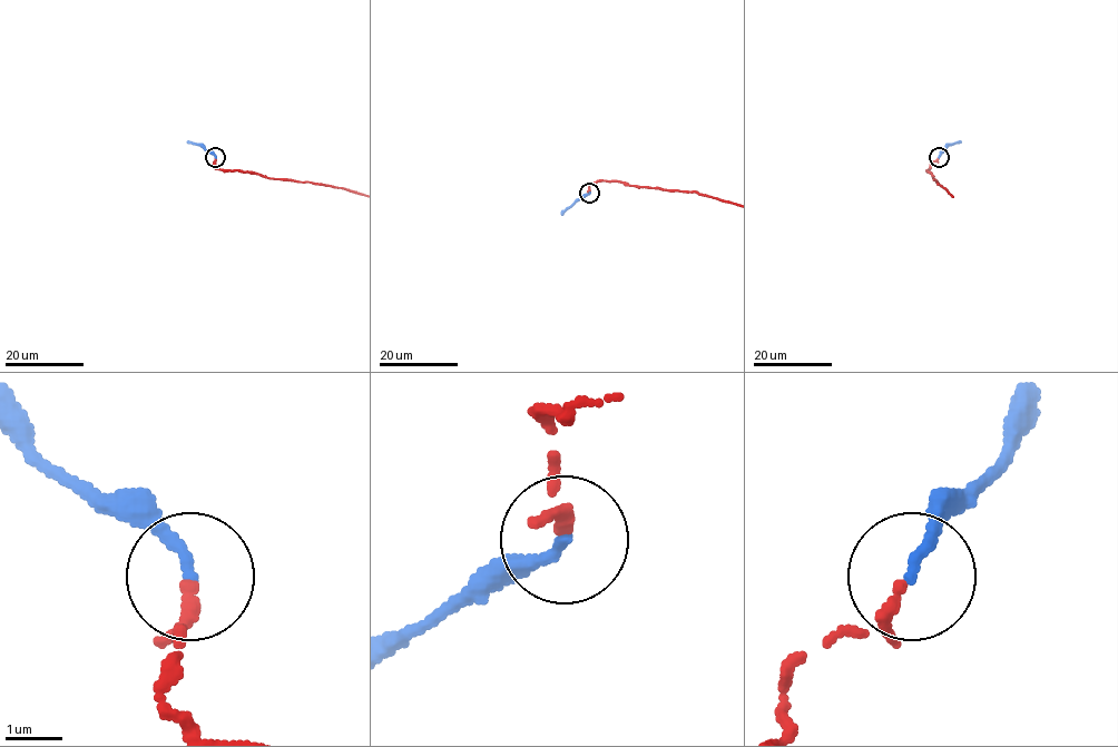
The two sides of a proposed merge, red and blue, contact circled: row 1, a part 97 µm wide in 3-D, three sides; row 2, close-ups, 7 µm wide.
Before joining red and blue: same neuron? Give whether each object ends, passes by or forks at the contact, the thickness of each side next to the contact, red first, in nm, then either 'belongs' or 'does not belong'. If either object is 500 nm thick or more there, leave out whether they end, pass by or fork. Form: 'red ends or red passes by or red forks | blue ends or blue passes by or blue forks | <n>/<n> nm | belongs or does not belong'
red passes by | blue ends | 160/190 nm | belongs

